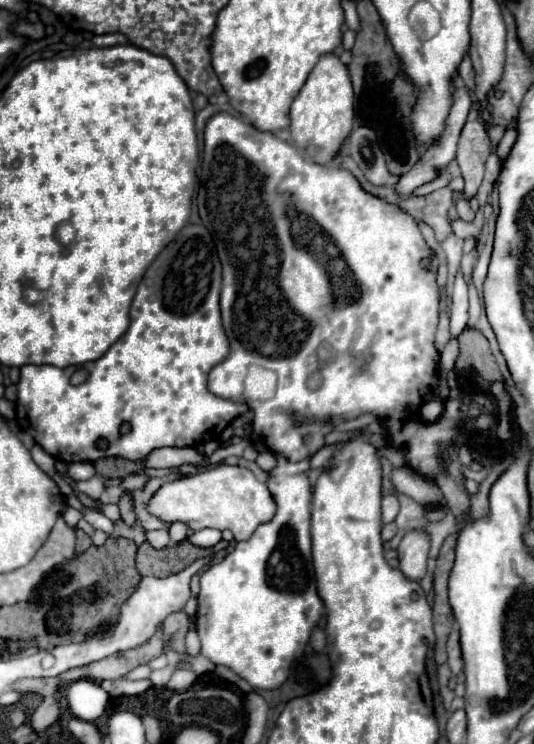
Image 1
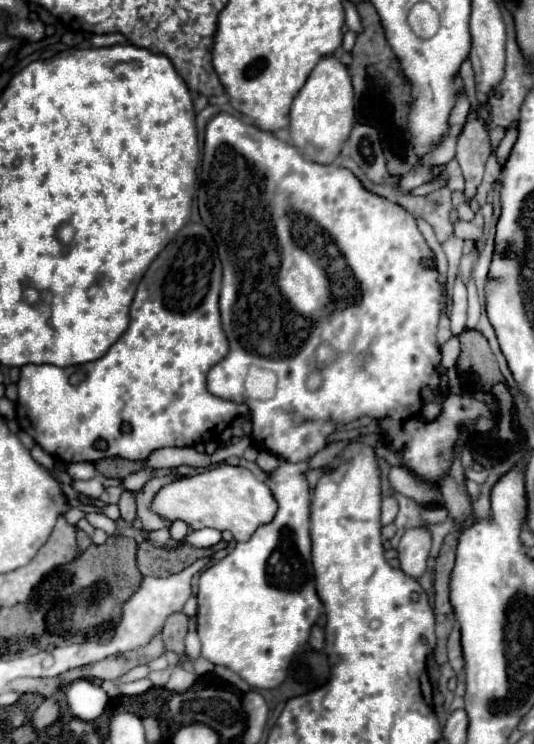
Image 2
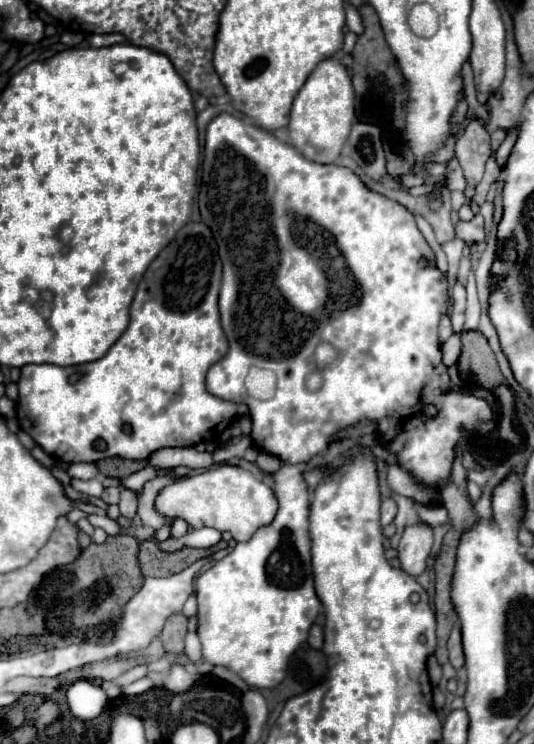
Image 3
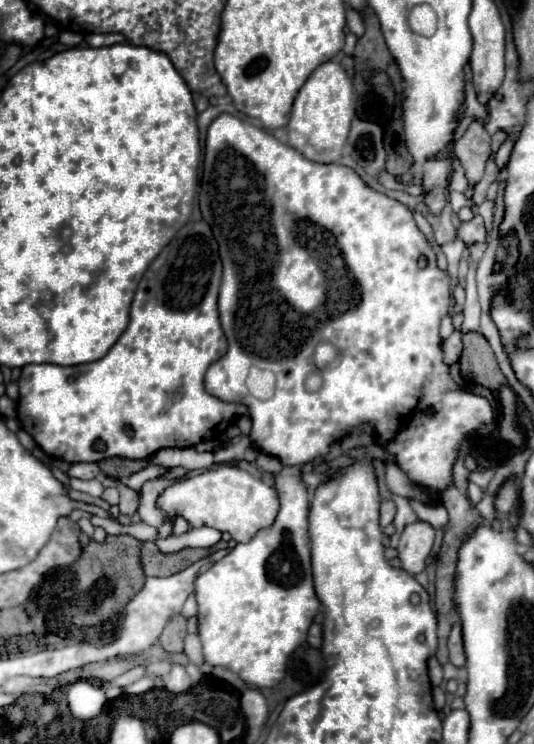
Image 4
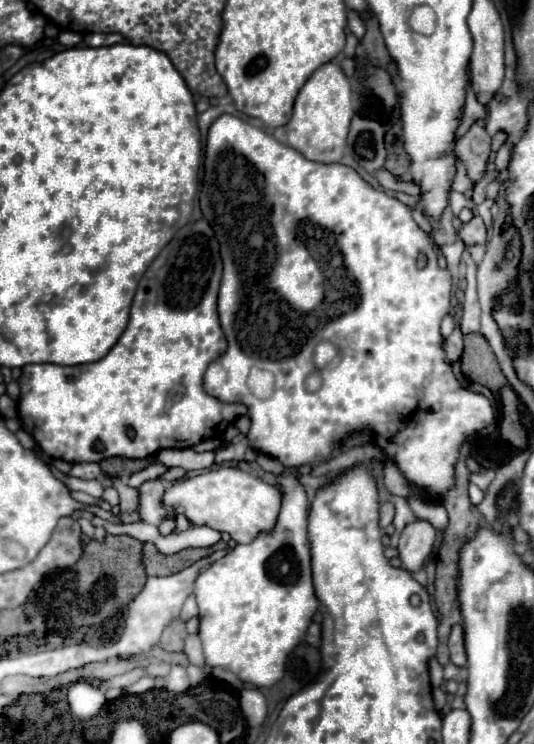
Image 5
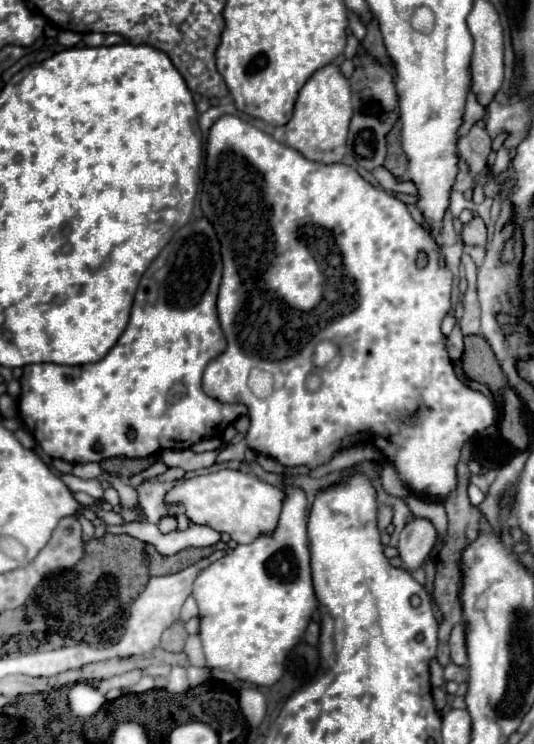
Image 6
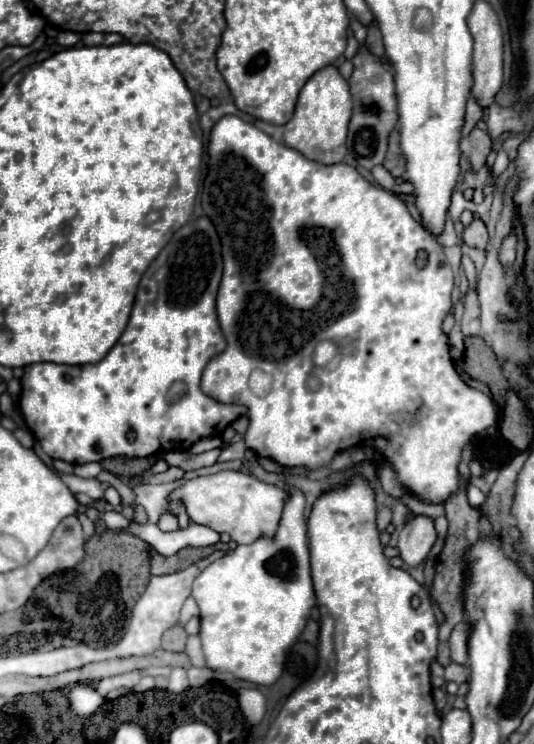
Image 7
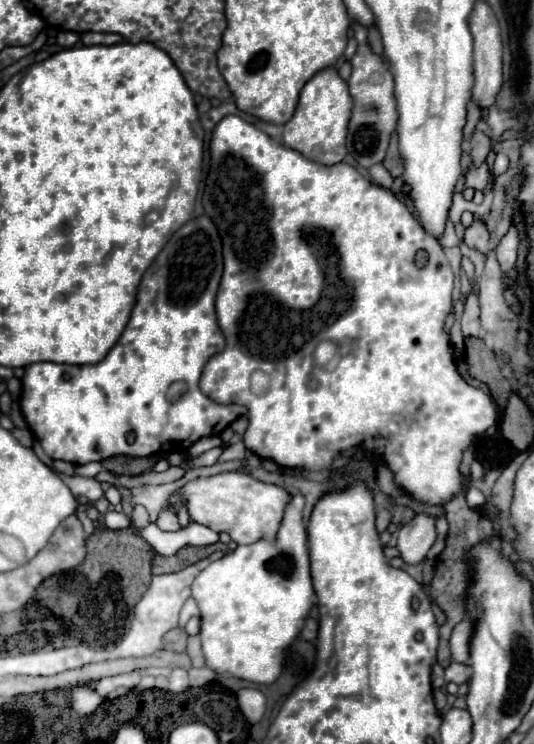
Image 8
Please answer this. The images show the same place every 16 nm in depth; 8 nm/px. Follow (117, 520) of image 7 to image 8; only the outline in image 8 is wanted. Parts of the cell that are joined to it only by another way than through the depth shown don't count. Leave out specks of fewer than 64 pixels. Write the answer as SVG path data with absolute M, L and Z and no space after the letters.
M108 511L102 516L102 520L107 523L106 528L111 530L127 528L131 524L130 520L122 512L116 511Z

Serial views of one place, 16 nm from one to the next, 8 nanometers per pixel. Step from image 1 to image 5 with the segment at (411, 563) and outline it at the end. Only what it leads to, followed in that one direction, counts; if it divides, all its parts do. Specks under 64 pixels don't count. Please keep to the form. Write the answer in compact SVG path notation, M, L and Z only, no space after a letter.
M416 520L404 528L398 544L404 570L414 574L424 568L424 562L432 552L434 536L436 536L436 530L432 528L430 522L424 522L424 520Z

